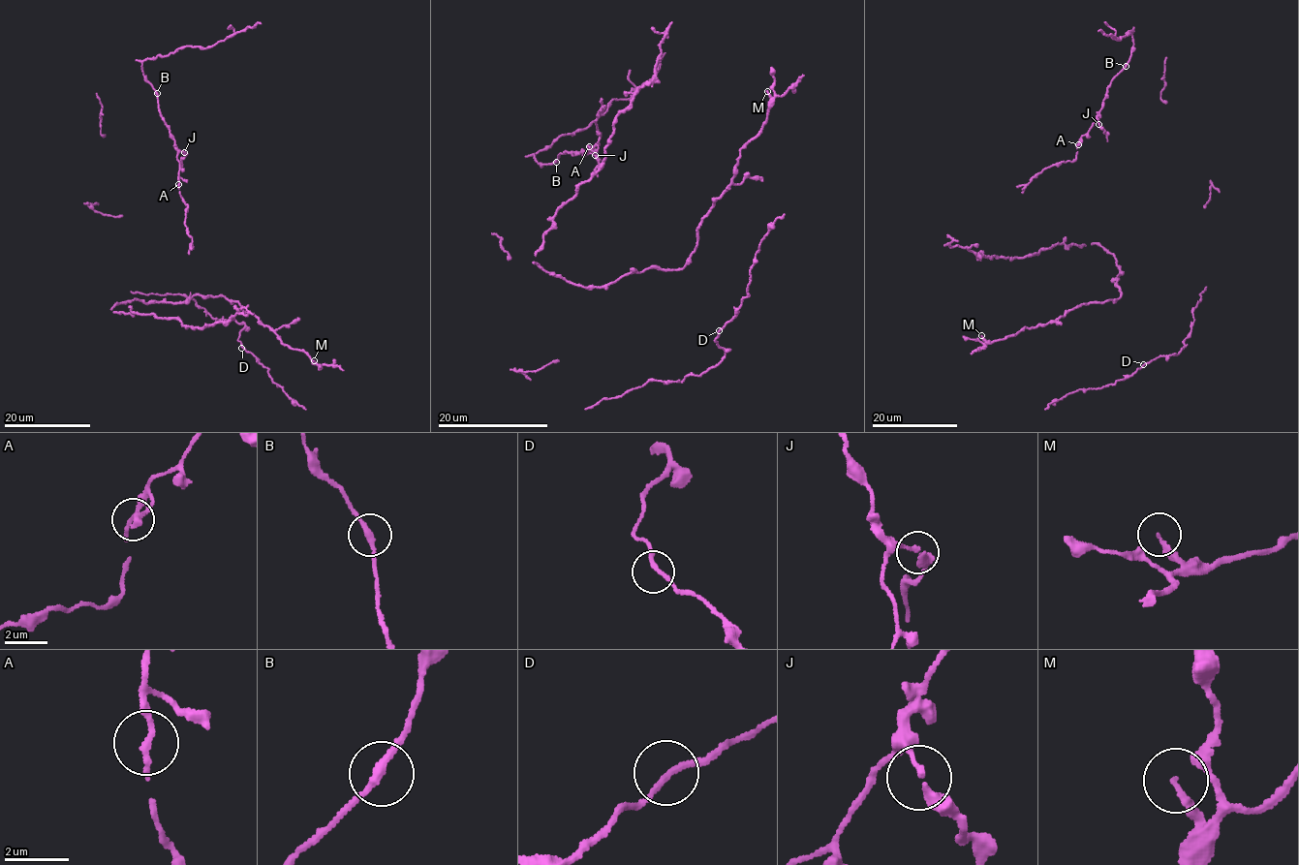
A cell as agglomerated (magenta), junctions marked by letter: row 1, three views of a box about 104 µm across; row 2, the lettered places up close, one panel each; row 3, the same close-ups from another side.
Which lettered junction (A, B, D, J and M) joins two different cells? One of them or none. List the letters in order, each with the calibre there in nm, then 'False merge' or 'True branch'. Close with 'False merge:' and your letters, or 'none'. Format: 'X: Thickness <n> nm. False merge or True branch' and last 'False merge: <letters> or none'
A: Thickness 240 nm. True branch
B: Thickness 240 nm. True branch
D: Thickness 190 nm. True branch
J: Thickness 240 nm. True branch
M: Thickness 240 nm. True branch
False merge: none

